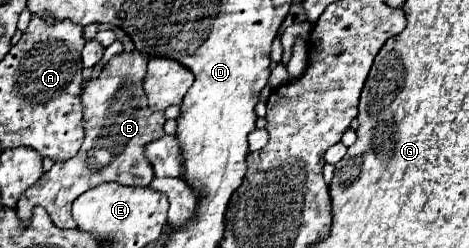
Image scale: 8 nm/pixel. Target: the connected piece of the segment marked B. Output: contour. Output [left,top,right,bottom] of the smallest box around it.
[17,51,165,229]

